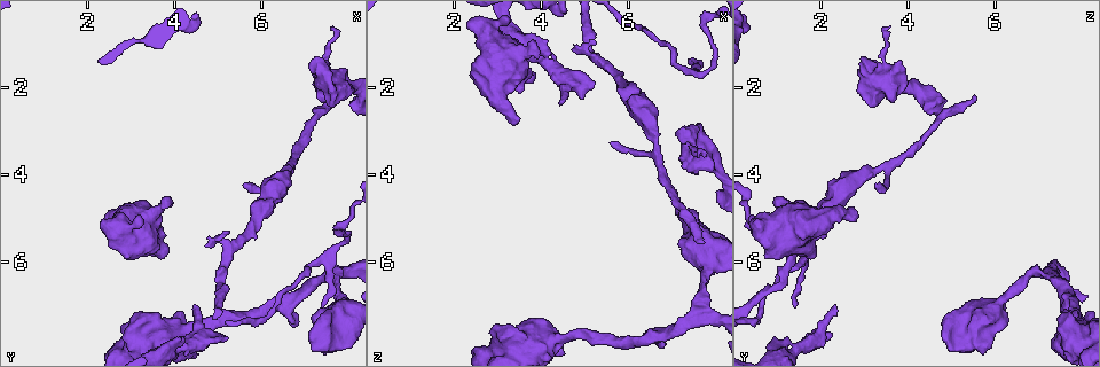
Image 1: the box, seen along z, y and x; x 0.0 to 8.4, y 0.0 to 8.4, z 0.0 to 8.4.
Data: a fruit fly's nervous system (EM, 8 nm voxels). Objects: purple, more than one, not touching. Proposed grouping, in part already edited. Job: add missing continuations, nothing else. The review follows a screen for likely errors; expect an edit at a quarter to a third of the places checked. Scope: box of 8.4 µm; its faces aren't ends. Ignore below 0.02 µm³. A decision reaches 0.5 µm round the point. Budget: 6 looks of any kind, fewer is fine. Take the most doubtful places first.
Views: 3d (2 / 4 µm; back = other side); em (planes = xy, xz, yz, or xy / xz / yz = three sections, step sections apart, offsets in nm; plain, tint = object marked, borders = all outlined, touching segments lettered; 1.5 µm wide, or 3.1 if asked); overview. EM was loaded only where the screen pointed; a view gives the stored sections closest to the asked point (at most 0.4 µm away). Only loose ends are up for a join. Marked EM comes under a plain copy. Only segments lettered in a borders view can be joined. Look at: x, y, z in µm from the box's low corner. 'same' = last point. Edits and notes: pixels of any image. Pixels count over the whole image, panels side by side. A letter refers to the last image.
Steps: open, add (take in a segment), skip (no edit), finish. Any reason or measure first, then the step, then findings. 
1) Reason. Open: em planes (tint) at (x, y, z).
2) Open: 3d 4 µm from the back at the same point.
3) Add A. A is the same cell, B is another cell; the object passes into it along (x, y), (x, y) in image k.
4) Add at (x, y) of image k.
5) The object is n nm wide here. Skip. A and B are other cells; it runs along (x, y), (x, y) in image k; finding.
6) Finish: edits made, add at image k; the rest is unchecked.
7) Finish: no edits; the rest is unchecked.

End of a long branch. Open: 3d 4 µm at (7.70, 2.20, 5.55).

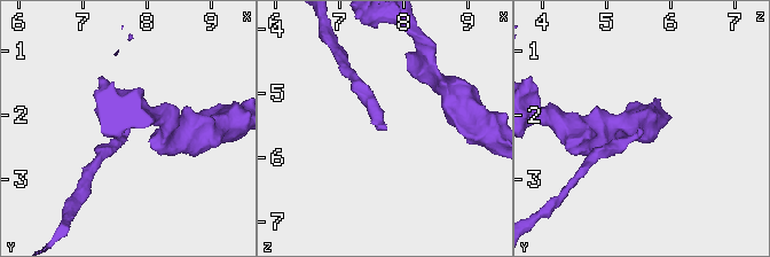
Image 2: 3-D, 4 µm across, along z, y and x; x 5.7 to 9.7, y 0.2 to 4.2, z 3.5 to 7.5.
Open: em planes (borders) at (7.65, 2.20, 5.55).

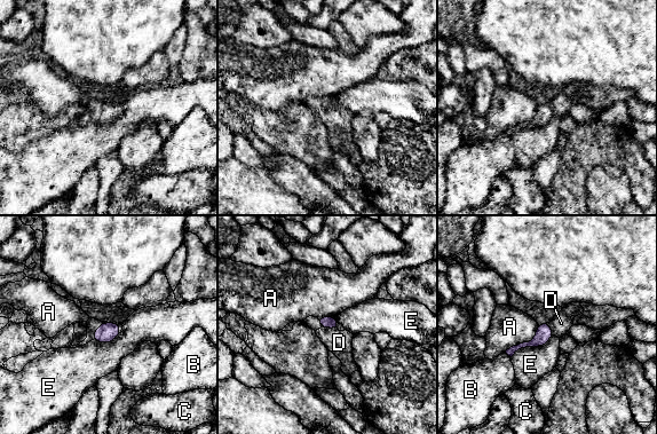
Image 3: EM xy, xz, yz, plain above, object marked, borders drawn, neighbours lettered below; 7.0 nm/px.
Add D. D is the same cell, A, B, C and E are other cells; the object passes into it along (327, 322), (329, 328), (339, 342) in image 3; the neuron continues.

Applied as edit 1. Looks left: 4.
See it whole again. Open: overview.

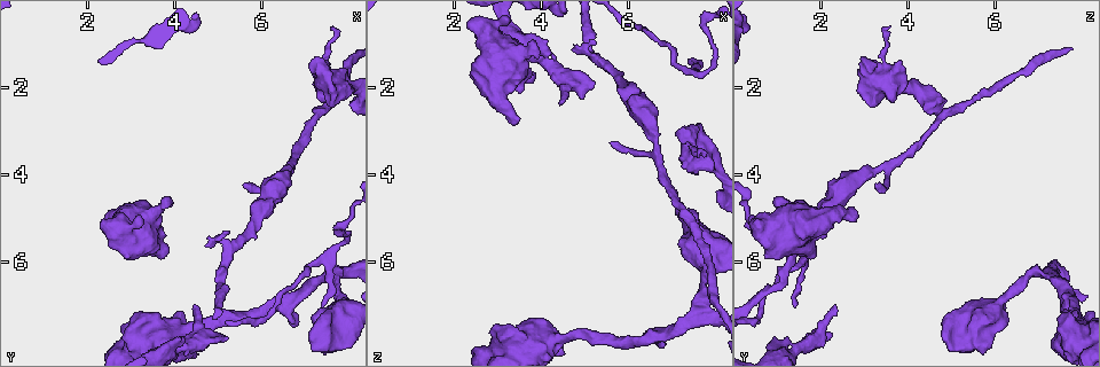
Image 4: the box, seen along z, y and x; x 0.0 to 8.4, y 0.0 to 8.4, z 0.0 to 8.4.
An open end. Open: 3d 2 µm at (4.40, 6.95, 2.30).

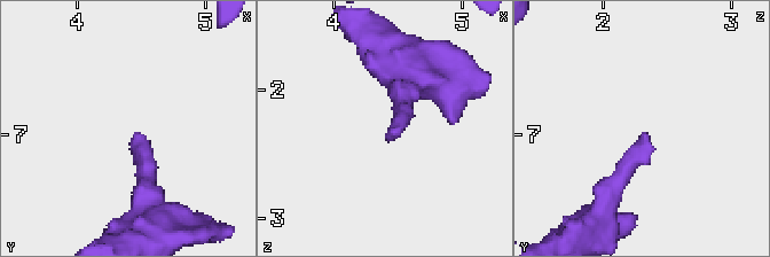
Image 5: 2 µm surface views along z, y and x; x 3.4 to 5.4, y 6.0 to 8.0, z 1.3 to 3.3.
Open: em planes (borders) at (4.44, 6.98, 2.34).

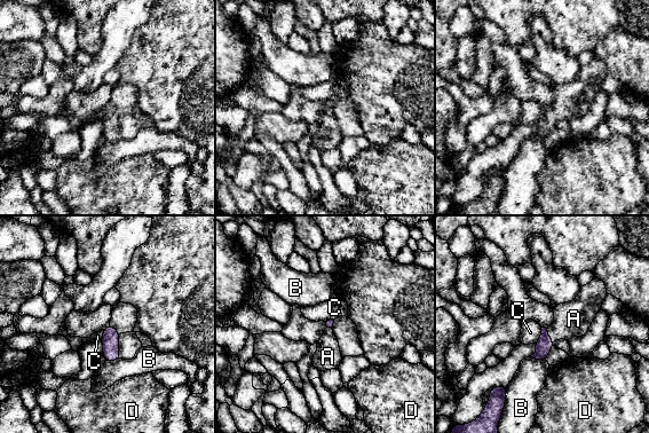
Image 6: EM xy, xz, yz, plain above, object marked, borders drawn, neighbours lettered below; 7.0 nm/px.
The longest contact is with C, 130 nm. Add A. A is the same cell, B, C and D are other cells; it goes on there.

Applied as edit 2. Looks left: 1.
Finish: edits made, add at image 3, add at image 6; the rest is unchecked.

